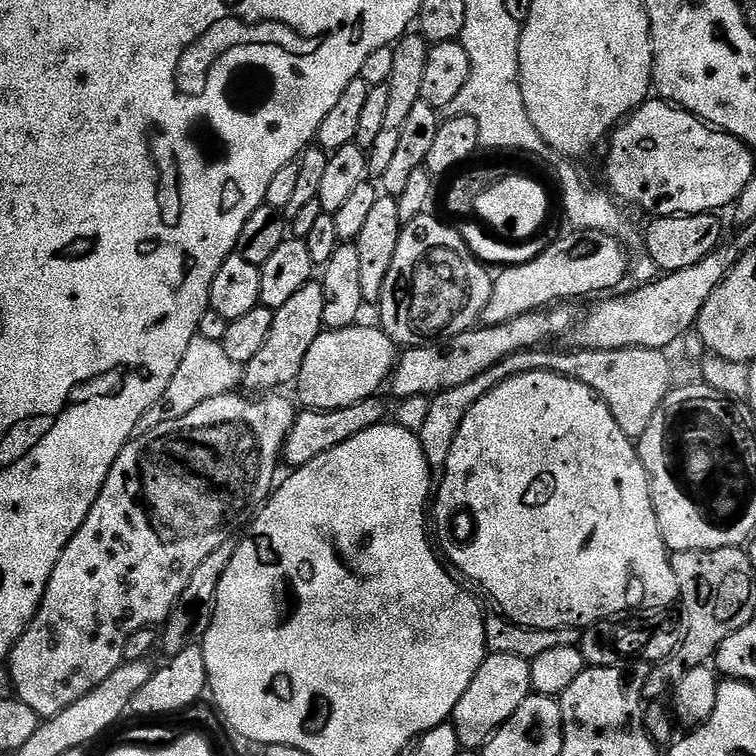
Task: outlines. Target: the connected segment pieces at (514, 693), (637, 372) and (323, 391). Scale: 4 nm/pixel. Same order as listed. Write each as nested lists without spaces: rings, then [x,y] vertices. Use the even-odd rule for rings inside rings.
[[[497,652],[485,656],[482,666],[478,666],[478,674],[474,674],[474,682],[466,686],[466,694],[462,694],[458,706],[450,717],[451,723],[456,726],[461,749],[483,749],[496,729],[501,728],[510,719],[514,710],[518,710],[518,706],[526,702],[531,692],[529,661],[518,658],[514,654]]]
[[[530,348],[516,352],[513,356],[507,356],[502,362],[498,362],[498,366],[490,366],[490,370],[486,370],[486,374],[478,374],[478,378],[470,378],[470,382],[462,382],[462,386],[454,386],[445,392],[437,392],[435,396],[431,397],[426,422],[418,435],[422,454],[426,454],[428,468],[433,474],[443,473],[446,462],[450,458],[450,446],[454,446],[454,438],[462,426],[462,418],[466,418],[466,414],[470,414],[470,410],[474,410],[477,402],[486,394],[490,394],[490,390],[494,390],[499,384],[515,376],[521,376],[527,372],[556,372],[559,376],[569,376],[572,380],[590,386],[590,390],[594,390],[594,394],[598,394],[600,401],[612,411],[614,422],[618,422],[618,426],[622,426],[625,434],[633,438],[639,438],[642,434],[646,434],[646,430],[650,426],[650,418],[654,418],[658,406],[662,406],[662,402],[674,387],[674,364],[671,364],[664,357],[667,355],[658,348],[623,348],[622,350],[586,350],[581,348],[567,350],[568,352],[544,351],[548,350]]]
[[[353,326],[342,330],[325,330],[318,338],[314,338],[314,346],[306,353],[306,359],[302,362],[302,370],[298,374],[294,385],[294,391],[300,395],[299,403],[305,409],[318,412],[329,412],[330,410],[342,410],[354,406],[354,402],[362,402],[366,398],[377,395],[380,387],[389,383],[392,369],[396,366],[398,359],[397,345],[385,334],[384,329],[379,326],[373,328],[360,328]]]

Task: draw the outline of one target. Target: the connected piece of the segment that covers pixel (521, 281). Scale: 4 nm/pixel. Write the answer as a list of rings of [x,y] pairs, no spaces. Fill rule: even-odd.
[[[573,231],[571,235],[554,241],[525,264],[501,267],[497,271],[500,273],[495,273],[490,302],[486,302],[480,320],[487,326],[498,326],[527,312],[544,310],[557,302],[567,301],[564,300],[567,296],[595,297],[619,289],[616,287],[630,272],[630,256],[624,253],[625,245],[615,236],[602,232]]]

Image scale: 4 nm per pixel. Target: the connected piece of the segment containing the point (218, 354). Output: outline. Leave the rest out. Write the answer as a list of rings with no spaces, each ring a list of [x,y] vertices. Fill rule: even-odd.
[[[199,334],[186,346],[186,354],[182,354],[182,362],[178,365],[174,378],[170,378],[170,386],[166,386],[166,394],[142,414],[138,426],[134,426],[134,437],[150,434],[162,422],[178,422],[178,418],[186,418],[190,410],[202,406],[202,402],[210,402],[210,398],[218,398],[235,393],[241,387],[244,370],[241,364],[233,362],[222,350],[220,342],[210,342],[210,338],[202,338]]]

